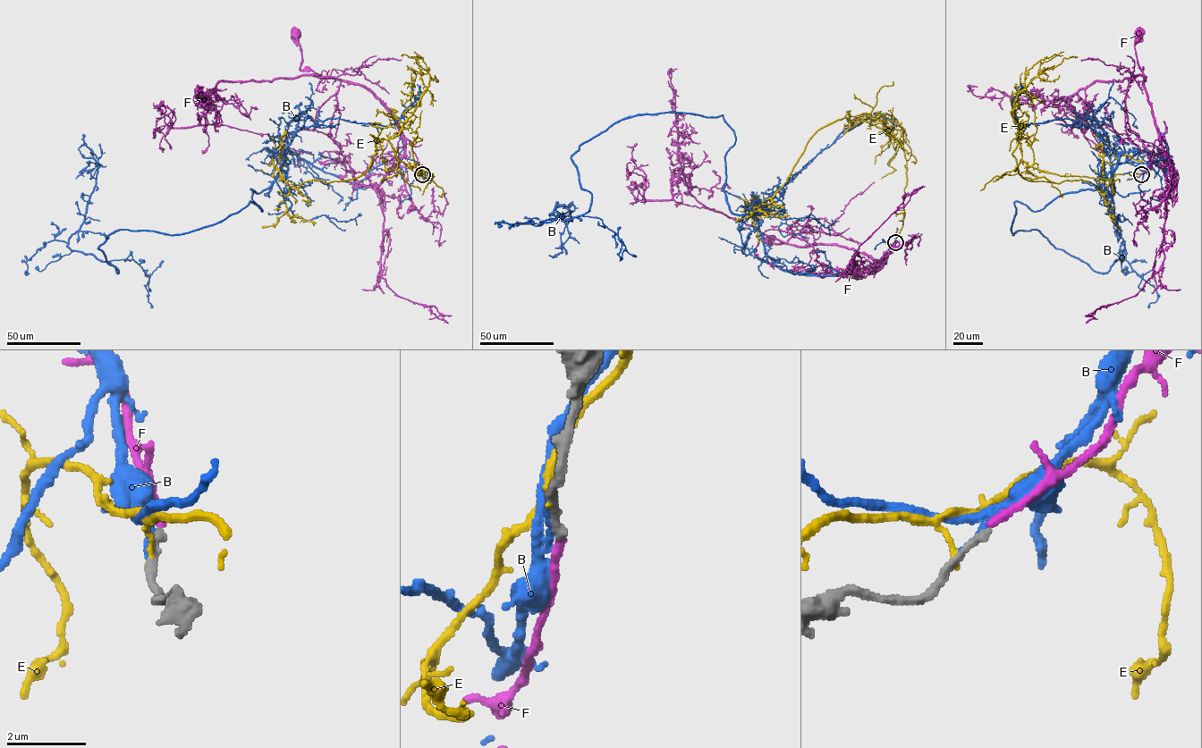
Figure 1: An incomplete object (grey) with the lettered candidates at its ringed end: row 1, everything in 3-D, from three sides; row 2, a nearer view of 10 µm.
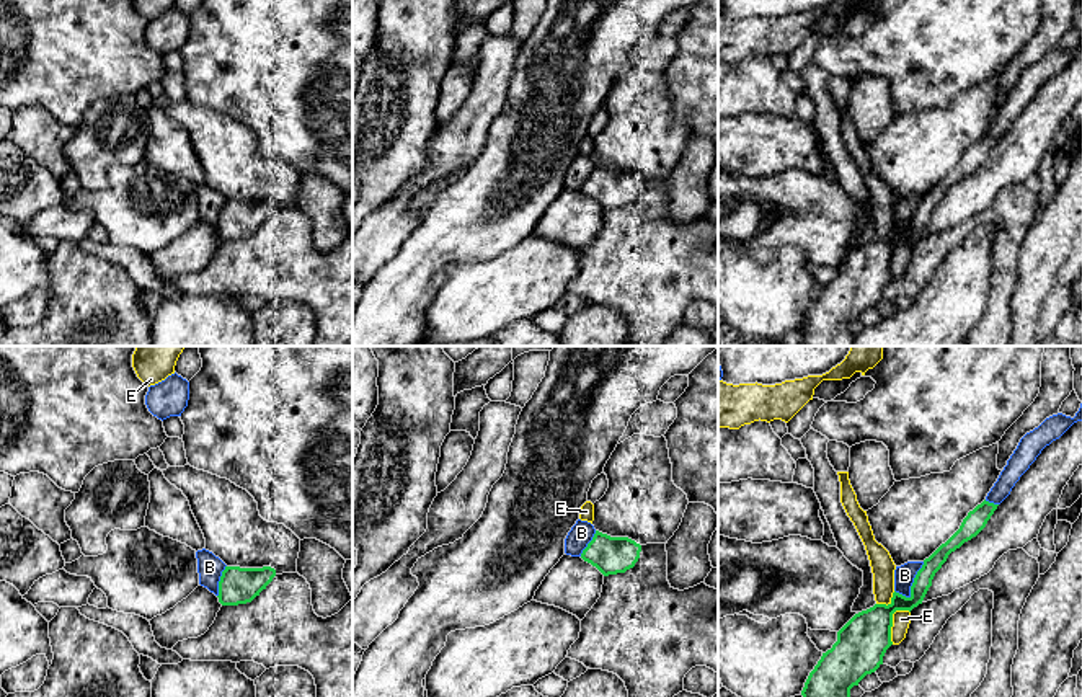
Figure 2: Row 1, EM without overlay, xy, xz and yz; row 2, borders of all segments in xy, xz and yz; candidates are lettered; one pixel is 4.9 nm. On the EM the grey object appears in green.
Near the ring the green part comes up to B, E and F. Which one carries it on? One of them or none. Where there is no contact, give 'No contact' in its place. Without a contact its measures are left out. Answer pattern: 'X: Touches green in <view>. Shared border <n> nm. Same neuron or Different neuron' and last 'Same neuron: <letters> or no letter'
B: Touches green in yz. Shared border 220 nm. Different neuron
E: Touches green in yz. Shared border 190 nm. Different neuron
F: No contact. Different neuron
Same neuron: no letter

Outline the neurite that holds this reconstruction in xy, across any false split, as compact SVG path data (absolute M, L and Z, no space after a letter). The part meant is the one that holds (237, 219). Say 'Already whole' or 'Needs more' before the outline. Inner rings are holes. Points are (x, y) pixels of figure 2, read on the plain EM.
Already whole. M225 201L219 215L219 237L222 240L238 240L251 237L276 211L271 201L240 202Z

